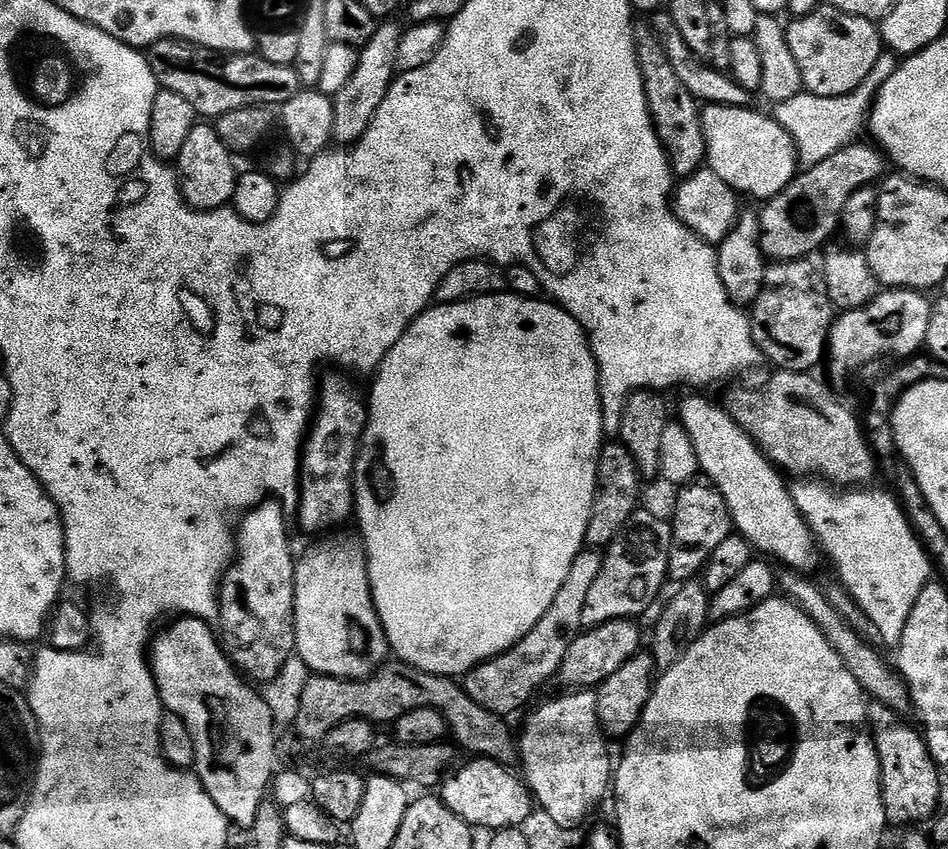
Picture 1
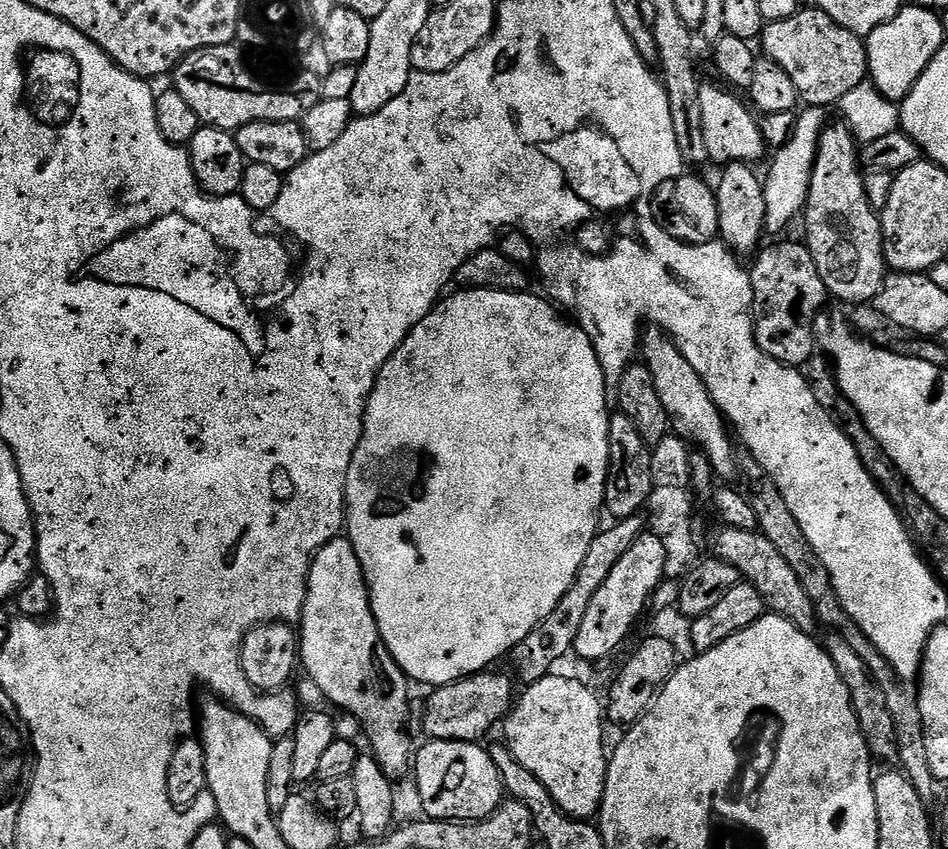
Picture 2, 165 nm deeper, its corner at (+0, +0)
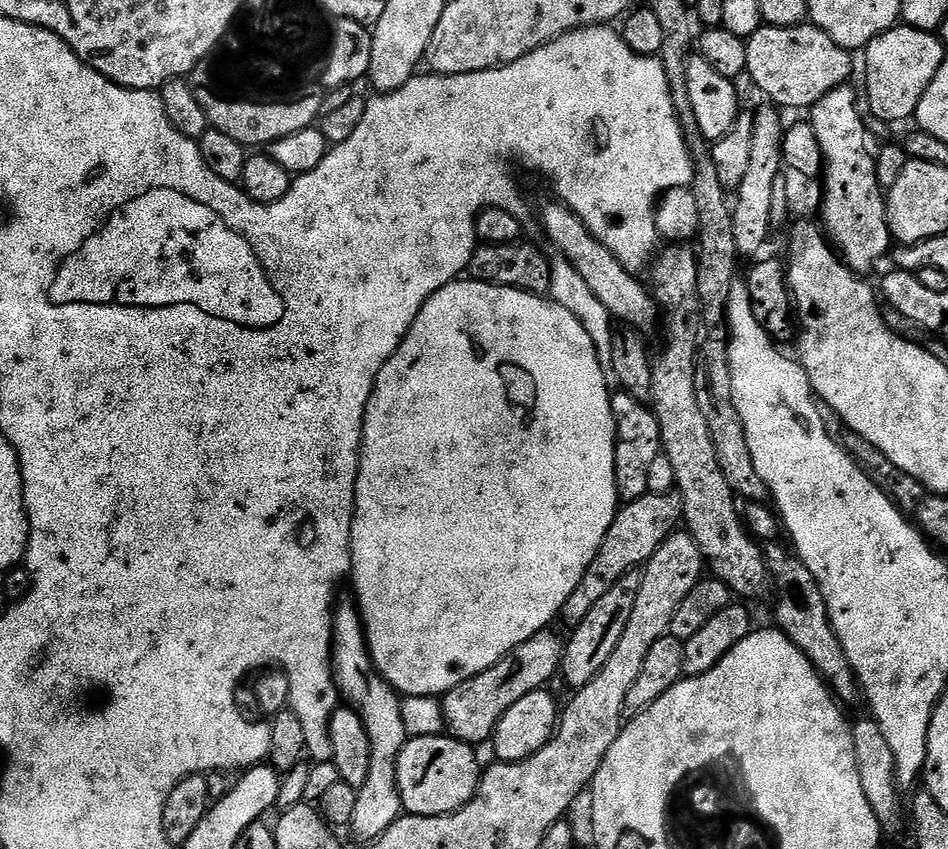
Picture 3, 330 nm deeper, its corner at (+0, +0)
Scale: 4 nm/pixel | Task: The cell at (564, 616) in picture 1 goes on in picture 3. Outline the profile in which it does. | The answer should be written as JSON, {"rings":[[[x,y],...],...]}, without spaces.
{"rings":[[[675,490],[666,494],[648,492],[642,498],[627,501],[617,511],[610,530],[606,530],[606,538],[598,554],[594,554],[594,562],[590,562],[586,574],[582,574],[582,582],[578,582],[574,594],[566,598],[562,620],[568,626],[579,624],[608,591],[614,590],[614,586],[622,582],[626,574],[643,569],[654,550],[658,550],[658,546],[662,546],[662,542],[666,542],[666,538],[681,527],[683,518],[682,494]]]}

